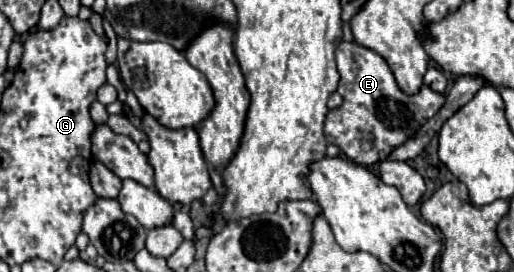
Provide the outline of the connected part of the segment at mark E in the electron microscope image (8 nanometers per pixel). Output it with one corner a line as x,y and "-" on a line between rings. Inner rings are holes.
355,41
337,45
337,71
341,75
337,93
343,97
343,105
329,111
325,121
325,137
327,143
337,145
349,161
363,167
387,159
391,149
407,141
417,131
417,123
421,127
443,107
445,101
441,93
435,93
427,85
423,85
417,95
405,95
395,85
395,77
383,57

